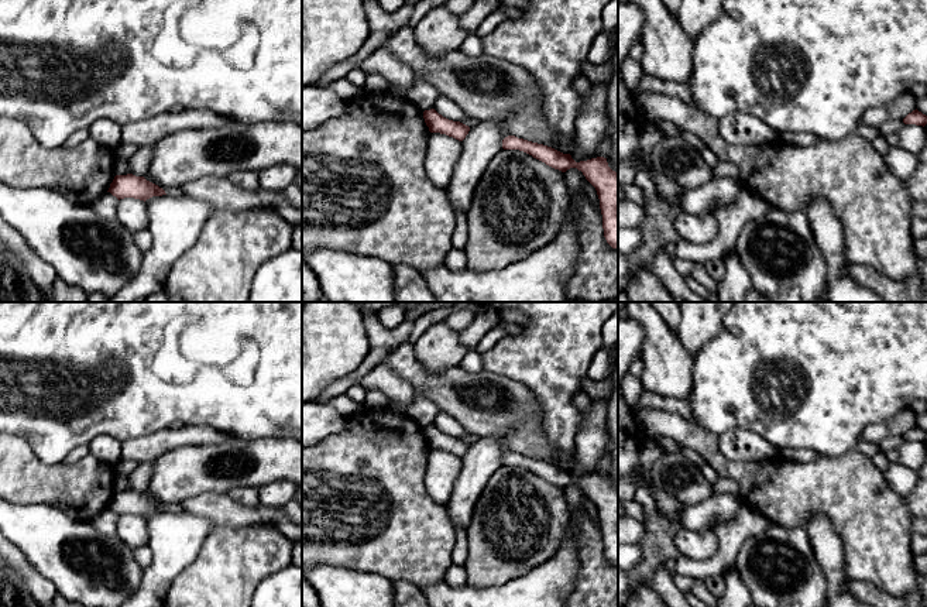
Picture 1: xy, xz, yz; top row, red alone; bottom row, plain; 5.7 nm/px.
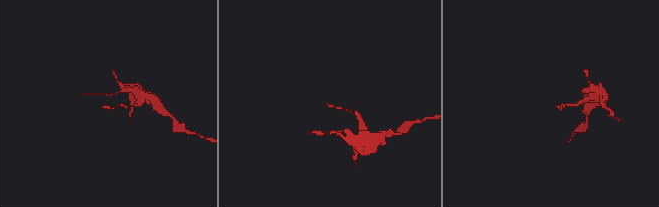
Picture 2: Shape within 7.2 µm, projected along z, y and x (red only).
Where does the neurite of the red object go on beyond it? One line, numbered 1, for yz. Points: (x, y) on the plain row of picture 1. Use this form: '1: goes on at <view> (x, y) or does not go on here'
1: does not go on here

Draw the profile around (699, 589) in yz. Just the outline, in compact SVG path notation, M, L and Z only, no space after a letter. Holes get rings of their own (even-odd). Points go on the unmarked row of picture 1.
M694 579L690 591L707 607L718 607L717 597L708 591L703 580Z

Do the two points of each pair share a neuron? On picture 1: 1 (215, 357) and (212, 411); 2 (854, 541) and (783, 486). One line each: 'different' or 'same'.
1: same
2: same

